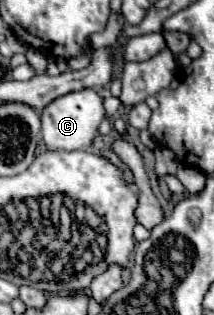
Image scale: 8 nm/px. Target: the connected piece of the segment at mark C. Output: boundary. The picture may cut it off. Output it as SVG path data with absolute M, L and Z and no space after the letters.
M81 89L75 93L69 93L65 97L55 99L49 103L41 113L41 143L49 151L75 151L75 149L87 149L95 135L97 127L103 121L103 99L95 93L95 89Z

